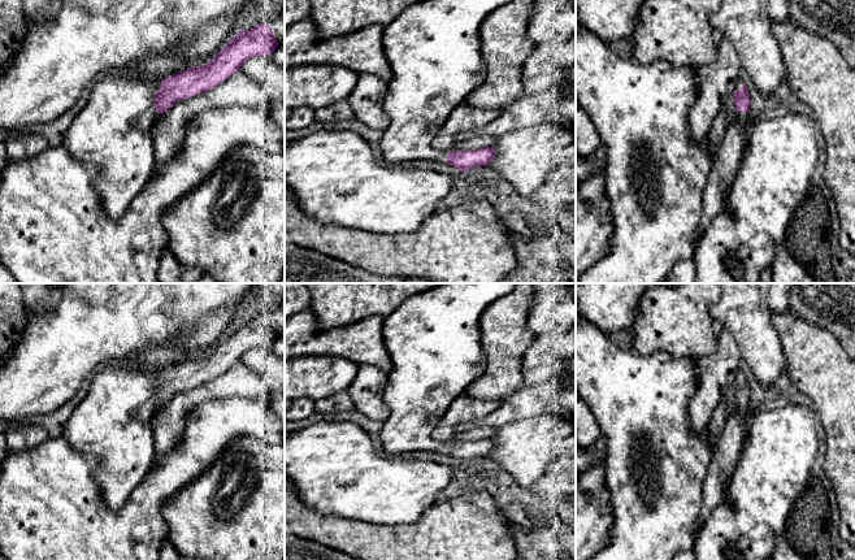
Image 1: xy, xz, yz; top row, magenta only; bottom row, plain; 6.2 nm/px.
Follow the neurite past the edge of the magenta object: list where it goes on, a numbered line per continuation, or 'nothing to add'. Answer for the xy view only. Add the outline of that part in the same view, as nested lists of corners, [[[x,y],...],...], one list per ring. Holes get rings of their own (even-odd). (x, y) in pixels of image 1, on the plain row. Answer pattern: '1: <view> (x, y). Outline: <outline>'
1: xy (113, 422). Outline: [[[109,364],[99,368],[90,379],[86,396],[66,421],[61,438],[81,455],[97,459],[92,479],[105,504],[120,511],[155,464],[153,417],[162,404],[155,399],[153,387],[161,372],[149,374]]]

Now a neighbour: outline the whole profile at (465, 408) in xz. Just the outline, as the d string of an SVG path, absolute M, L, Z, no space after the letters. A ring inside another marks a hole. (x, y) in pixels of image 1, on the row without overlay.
M463 394L448 407L433 431L435 440L450 443L453 440L456 429L464 424L494 412L502 400L486 400L482 398Z

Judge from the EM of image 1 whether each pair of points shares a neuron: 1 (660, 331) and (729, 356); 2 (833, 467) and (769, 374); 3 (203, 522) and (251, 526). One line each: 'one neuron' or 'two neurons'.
1: two neurons
2: two neurons
3: one neuron

